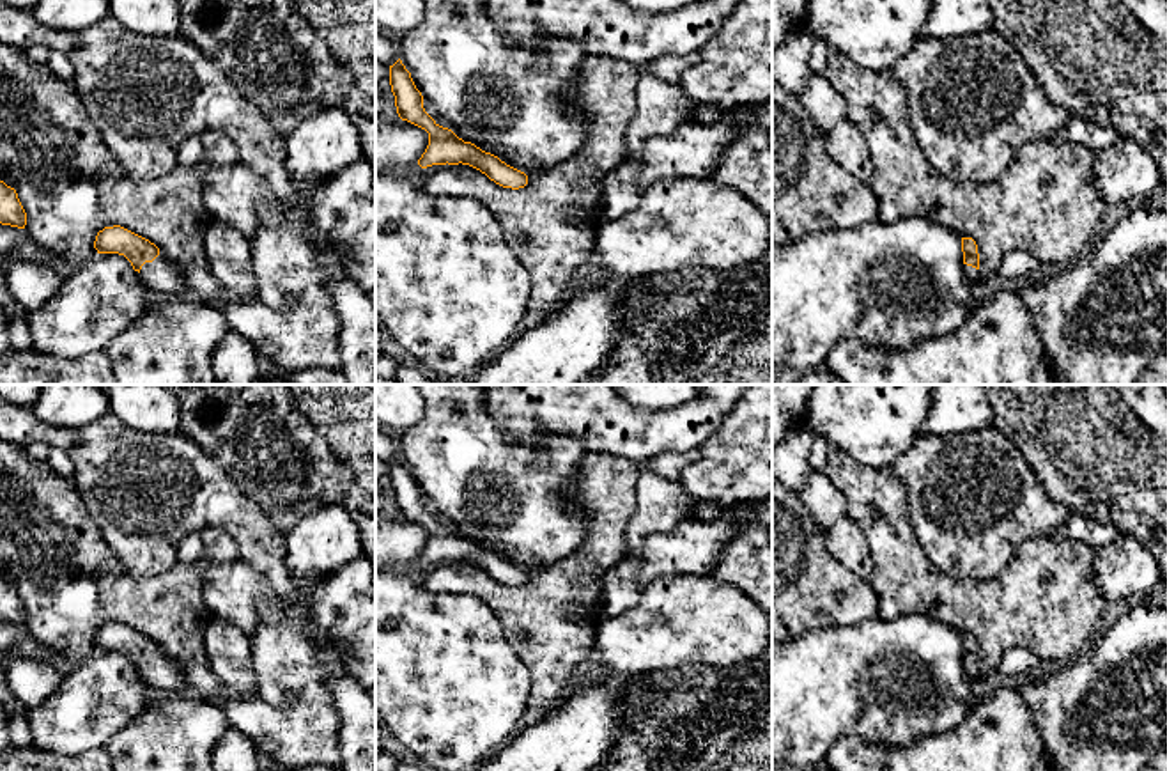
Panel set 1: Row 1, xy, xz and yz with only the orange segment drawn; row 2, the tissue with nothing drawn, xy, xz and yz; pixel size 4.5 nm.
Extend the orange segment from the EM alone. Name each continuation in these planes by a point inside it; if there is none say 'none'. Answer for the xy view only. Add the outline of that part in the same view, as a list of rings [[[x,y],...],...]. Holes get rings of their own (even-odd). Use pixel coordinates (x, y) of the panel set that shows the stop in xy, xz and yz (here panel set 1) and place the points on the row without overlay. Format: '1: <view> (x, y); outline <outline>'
1: xy (162, 674); outline [[[159,650],[152,659],[145,659],[140,666],[143,681],[161,695],[186,691],[186,677],[174,659]]]

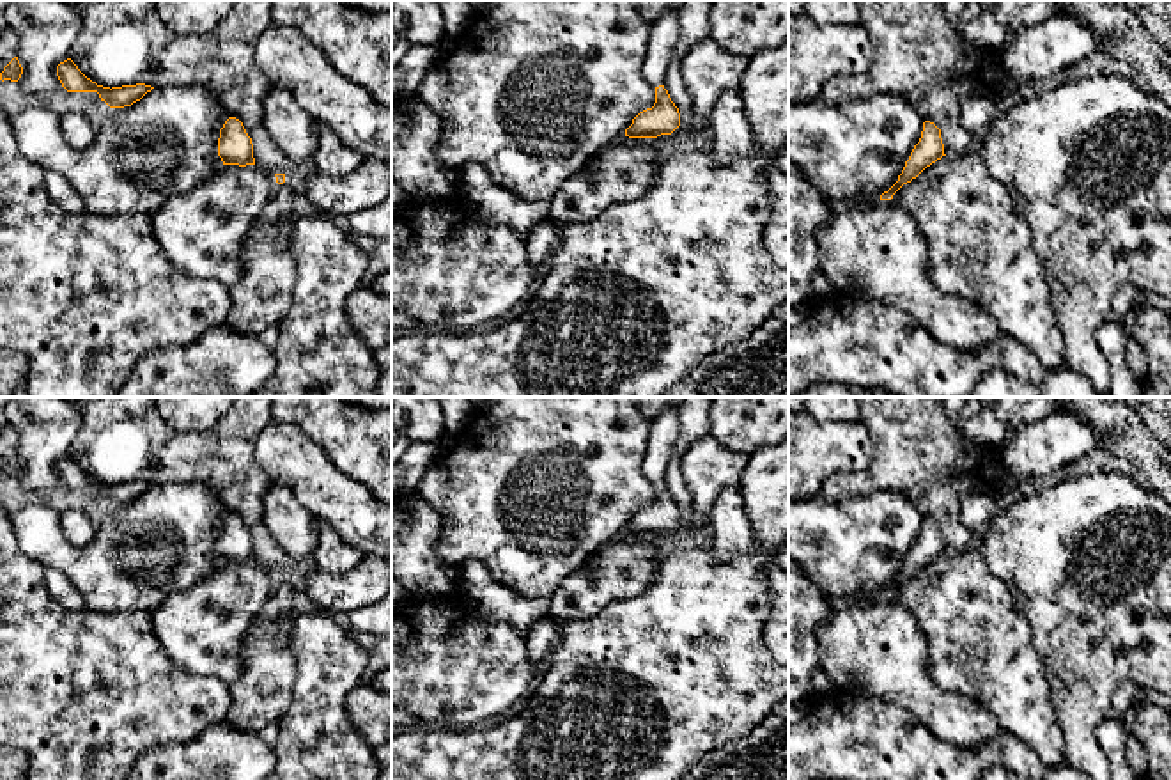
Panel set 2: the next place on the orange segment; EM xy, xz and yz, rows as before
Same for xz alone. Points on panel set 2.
1: xz (665, 428); outline [[[668,408],[650,424],[647,452],[643,459],[645,475],[655,484],[664,482],[664,470],[679,438],[679,408]]]

